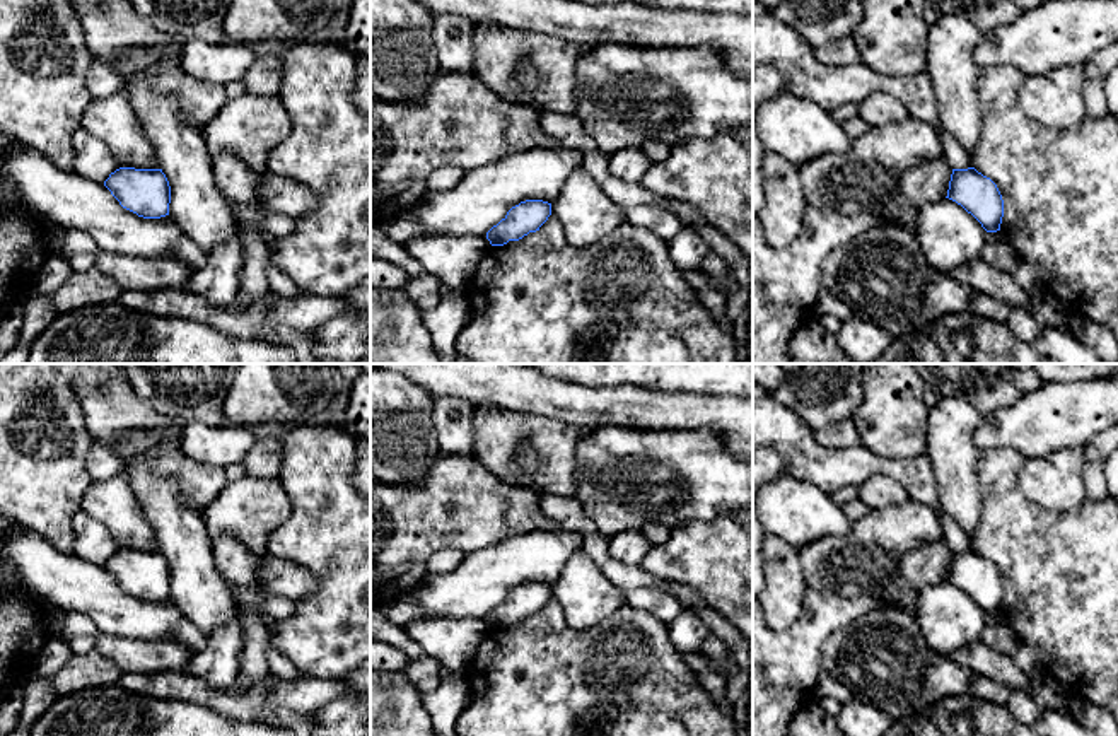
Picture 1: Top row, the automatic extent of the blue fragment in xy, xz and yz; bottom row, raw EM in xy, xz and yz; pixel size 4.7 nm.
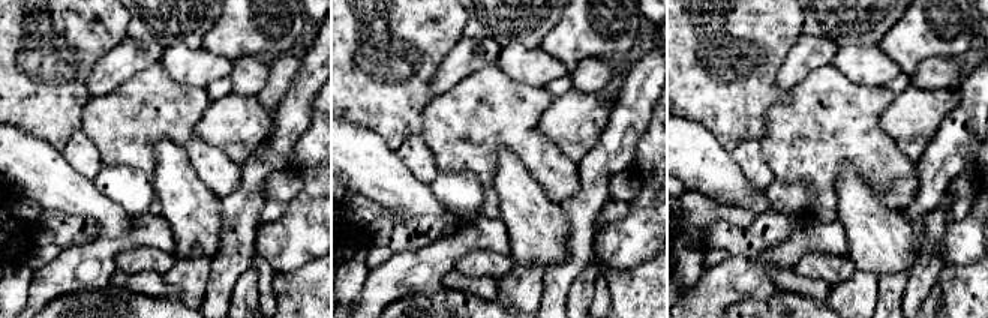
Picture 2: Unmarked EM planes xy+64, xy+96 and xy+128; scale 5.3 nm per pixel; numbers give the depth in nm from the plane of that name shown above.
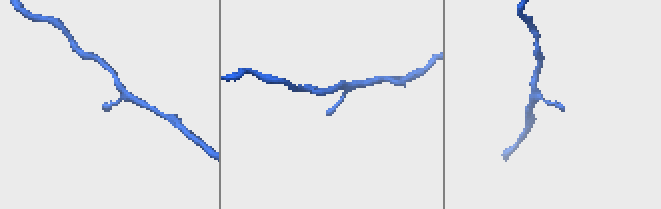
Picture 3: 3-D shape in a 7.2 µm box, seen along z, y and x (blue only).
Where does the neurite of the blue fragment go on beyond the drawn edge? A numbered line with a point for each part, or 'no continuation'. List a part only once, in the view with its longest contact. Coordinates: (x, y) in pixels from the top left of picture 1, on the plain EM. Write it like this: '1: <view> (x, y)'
no continuation

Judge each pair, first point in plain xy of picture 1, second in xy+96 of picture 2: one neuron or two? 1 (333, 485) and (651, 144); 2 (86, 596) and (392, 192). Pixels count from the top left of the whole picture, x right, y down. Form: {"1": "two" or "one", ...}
{"1": "one", "2": "one"}

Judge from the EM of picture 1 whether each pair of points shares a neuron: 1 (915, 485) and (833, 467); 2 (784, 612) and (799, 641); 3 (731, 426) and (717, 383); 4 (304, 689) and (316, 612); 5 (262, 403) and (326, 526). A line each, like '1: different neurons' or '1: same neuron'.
1: same neuron
2: different neurons
3: different neurons
4: different neurons
5: different neurons

